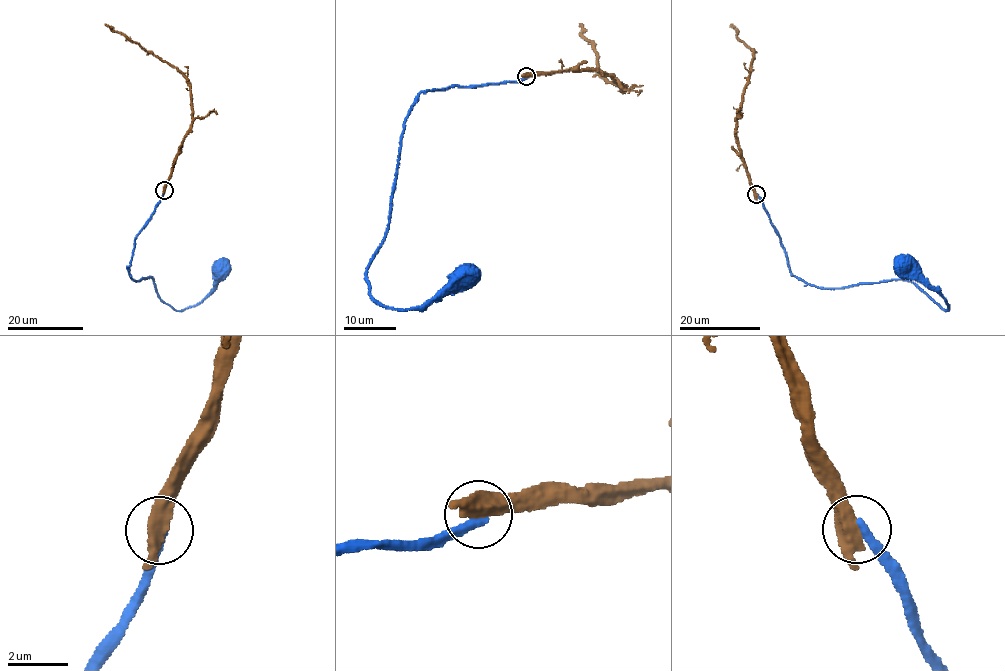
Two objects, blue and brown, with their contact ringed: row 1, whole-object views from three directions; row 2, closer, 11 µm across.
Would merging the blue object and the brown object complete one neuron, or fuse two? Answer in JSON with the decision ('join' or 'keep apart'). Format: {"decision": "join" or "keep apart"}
{"decision": "keep apart"}

